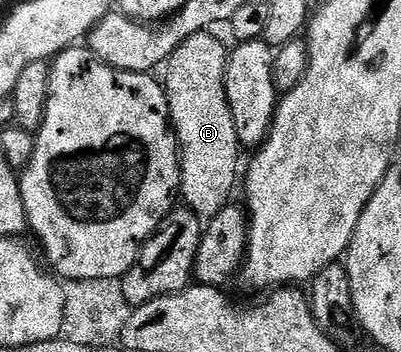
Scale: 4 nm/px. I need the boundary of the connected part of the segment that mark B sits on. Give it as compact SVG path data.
M212 31L200 32L187 42L180 44L175 54L169 57L167 67L164 69L163 87L165 97L169 103L169 119L173 125L173 131L179 145L179 159L181 161L181 186L180 199L188 209L196 212L201 218L208 218L219 214L234 199L233 187L238 187L237 171L242 171L241 155L243 149L239 142L239 134L235 130L235 118L231 114L231 106L227 102L227 90L225 89L225 67L229 61L229 52L221 40L213 37Z

